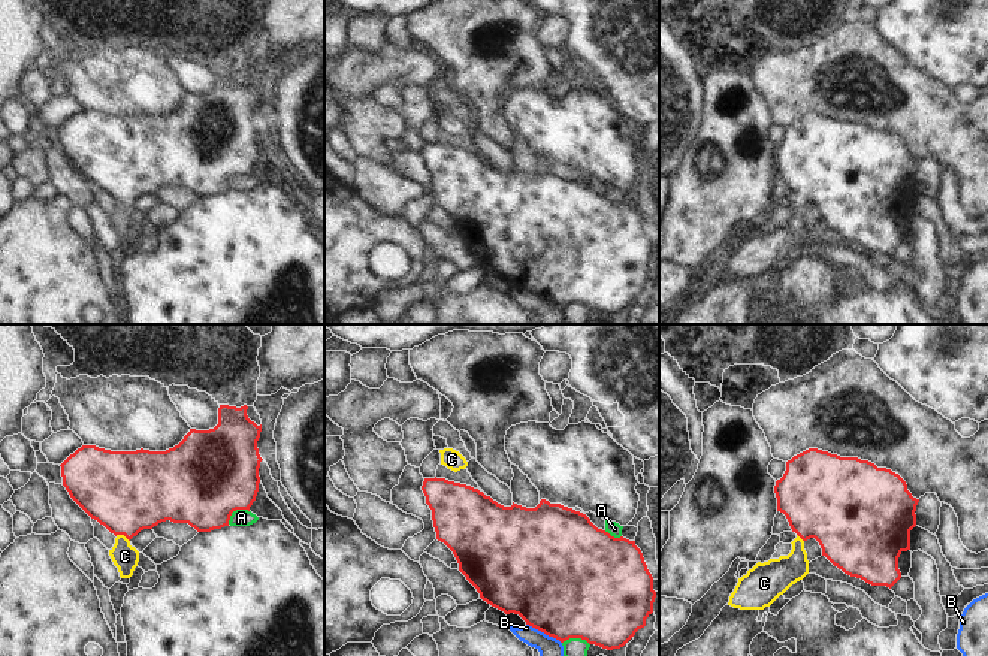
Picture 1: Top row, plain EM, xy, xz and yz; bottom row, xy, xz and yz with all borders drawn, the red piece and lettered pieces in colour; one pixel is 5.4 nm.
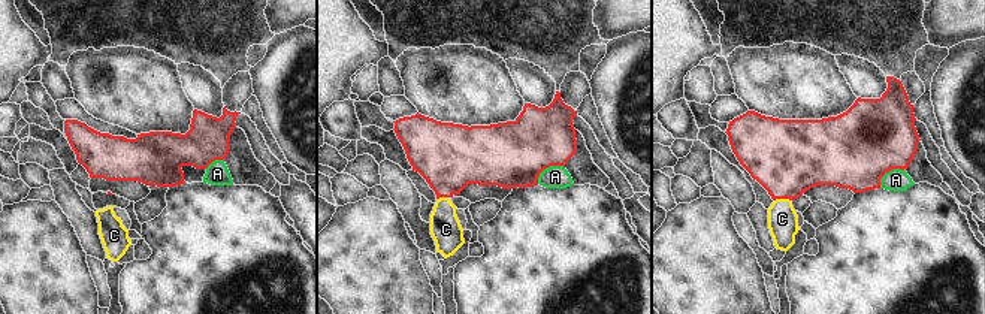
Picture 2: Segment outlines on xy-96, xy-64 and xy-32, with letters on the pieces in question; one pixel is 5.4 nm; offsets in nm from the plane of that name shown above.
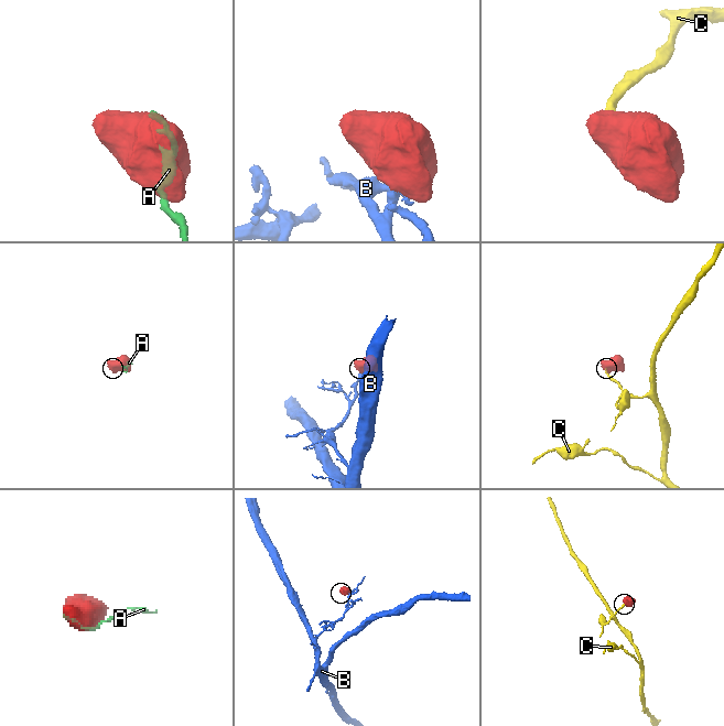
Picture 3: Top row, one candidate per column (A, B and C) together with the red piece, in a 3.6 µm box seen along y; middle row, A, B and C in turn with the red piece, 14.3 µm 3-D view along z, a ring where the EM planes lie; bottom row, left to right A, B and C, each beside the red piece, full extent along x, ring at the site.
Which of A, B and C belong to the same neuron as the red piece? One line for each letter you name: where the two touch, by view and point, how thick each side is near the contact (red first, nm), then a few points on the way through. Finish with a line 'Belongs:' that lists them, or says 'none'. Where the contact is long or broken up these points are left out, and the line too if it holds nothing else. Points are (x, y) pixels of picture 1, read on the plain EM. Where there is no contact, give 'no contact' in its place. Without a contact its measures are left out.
C: xy (123, 199) | 440/140 nm | across xy (127, 157), (123, 199), (124, 221)
Belongs: C

